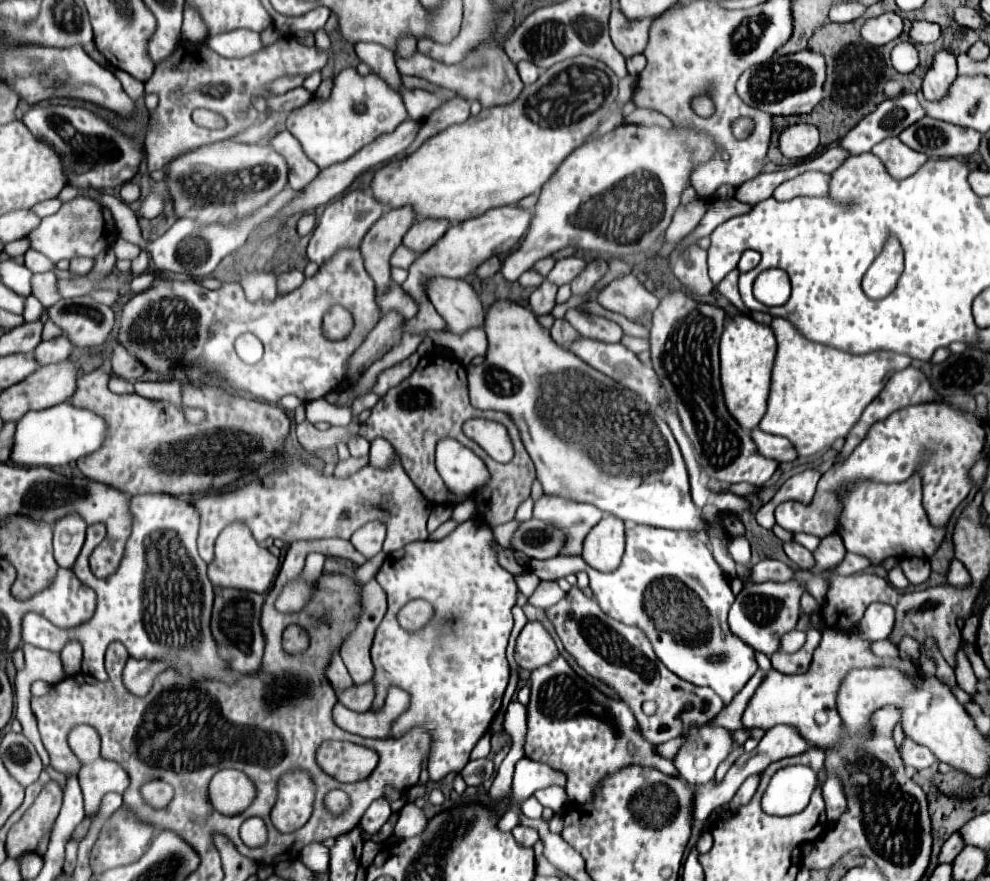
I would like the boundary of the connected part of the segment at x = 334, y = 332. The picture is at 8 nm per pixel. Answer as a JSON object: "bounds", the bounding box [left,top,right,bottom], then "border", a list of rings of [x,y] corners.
{"bounds":[324,307,352,339],"border":[[[332,307],[324,317],[324,333],[330,339],[348,335],[350,329],[352,329],[352,315],[344,307]]]}

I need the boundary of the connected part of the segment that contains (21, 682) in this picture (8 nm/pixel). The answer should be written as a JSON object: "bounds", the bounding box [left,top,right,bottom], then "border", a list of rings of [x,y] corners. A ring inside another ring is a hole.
{"bounds":[14,645,64,765],"border":[[[22,645],[24,657],[26,657],[26,667],[22,671],[18,671],[14,687],[16,687],[16,717],[22,723],[22,733],[28,737],[28,741],[36,747],[40,759],[44,765],[48,765],[48,753],[40,741],[40,733],[38,731],[36,717],[30,709],[30,685],[36,679],[42,679],[50,685],[56,685],[64,679],[64,671],[62,671],[62,661],[58,653],[46,651],[46,649],[38,649],[32,645]]]}

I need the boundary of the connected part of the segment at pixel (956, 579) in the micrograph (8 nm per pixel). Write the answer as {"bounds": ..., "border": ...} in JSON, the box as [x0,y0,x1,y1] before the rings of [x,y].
{"bounds":[946,559,970,587],"border":[[[952,559],[952,561],[950,561],[946,579],[948,579],[948,583],[954,585],[954,587],[966,587],[966,585],[970,585],[970,575],[968,575],[966,567],[964,567],[958,559]]]}

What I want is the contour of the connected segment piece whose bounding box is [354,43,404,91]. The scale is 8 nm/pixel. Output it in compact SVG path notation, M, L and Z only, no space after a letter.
M356 43L354 47L358 59L370 67L372 73L376 73L380 79L384 79L392 89L402 91L402 77L394 63L394 53L386 47L380 47L378 43Z

